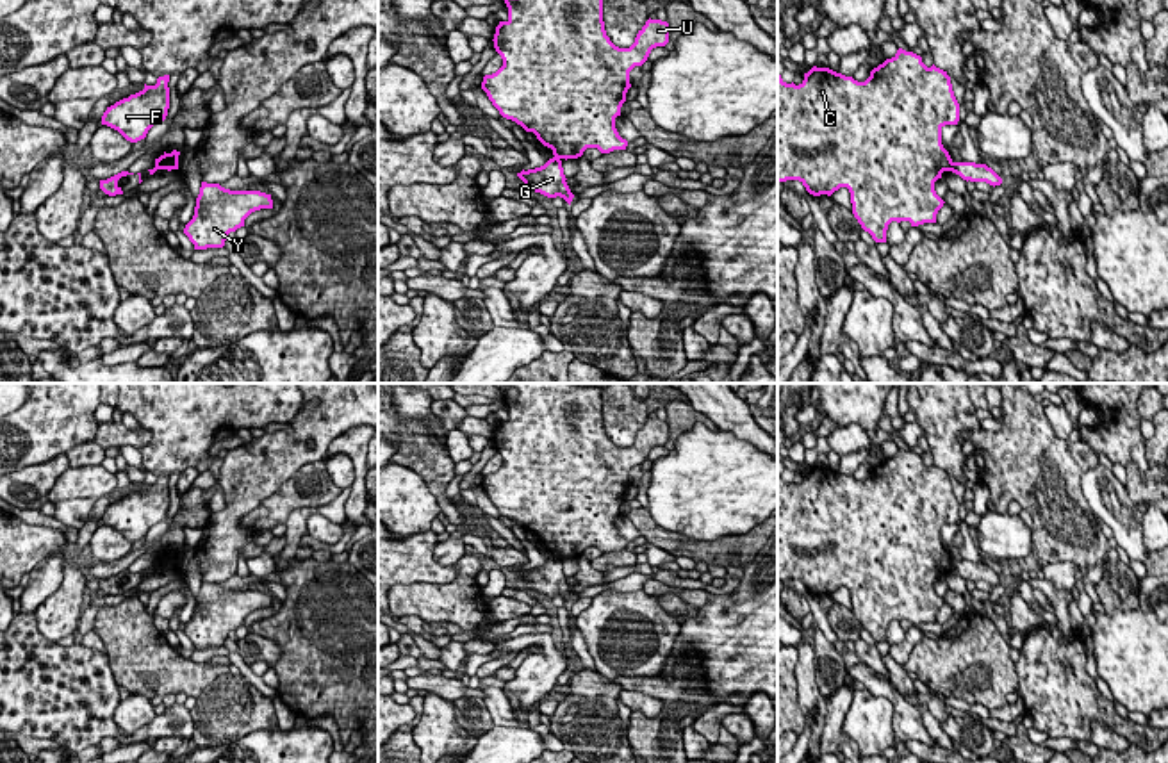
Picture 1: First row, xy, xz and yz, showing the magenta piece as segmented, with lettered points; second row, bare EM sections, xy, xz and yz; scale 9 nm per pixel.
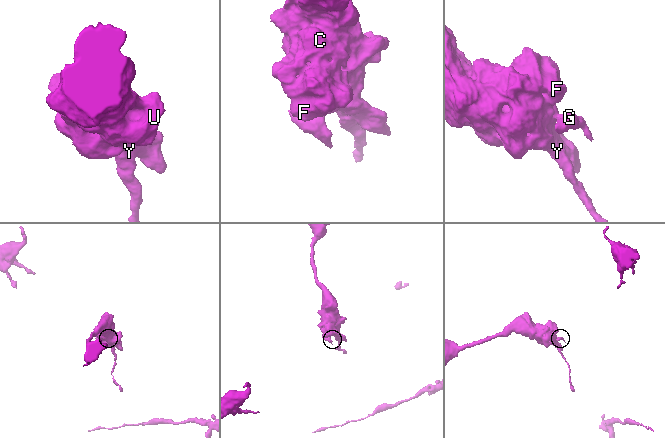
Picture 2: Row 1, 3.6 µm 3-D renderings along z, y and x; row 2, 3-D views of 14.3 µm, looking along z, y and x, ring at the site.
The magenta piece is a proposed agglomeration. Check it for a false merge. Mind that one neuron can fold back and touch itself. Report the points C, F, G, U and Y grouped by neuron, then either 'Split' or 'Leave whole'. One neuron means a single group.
Groups: C F U Y / G. Split

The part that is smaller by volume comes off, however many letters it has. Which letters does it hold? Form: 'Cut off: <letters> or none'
Cut off: G

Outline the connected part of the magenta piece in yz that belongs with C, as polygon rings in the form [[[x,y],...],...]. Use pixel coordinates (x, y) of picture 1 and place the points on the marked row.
[[[902,48],[874,68],[865,82],[817,66],[804,73],[799,86],[786,84],[777,75],[777,182],[799,180],[813,196],[831,196],[840,187],[847,187],[852,214],[861,228],[876,242],[886,242],[892,221],[909,221],[911,226],[936,223],[945,201],[936,194],[934,182],[952,168],[952,159],[942,144],[942,128],[958,121],[959,103],[947,71],[934,64],[927,68],[920,55]]]

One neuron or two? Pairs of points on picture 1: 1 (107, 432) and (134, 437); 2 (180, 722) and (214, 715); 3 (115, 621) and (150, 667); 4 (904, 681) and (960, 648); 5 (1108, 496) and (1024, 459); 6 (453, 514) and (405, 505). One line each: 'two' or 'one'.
1: one
2: two
3: one
4: two
5: two
6: two

